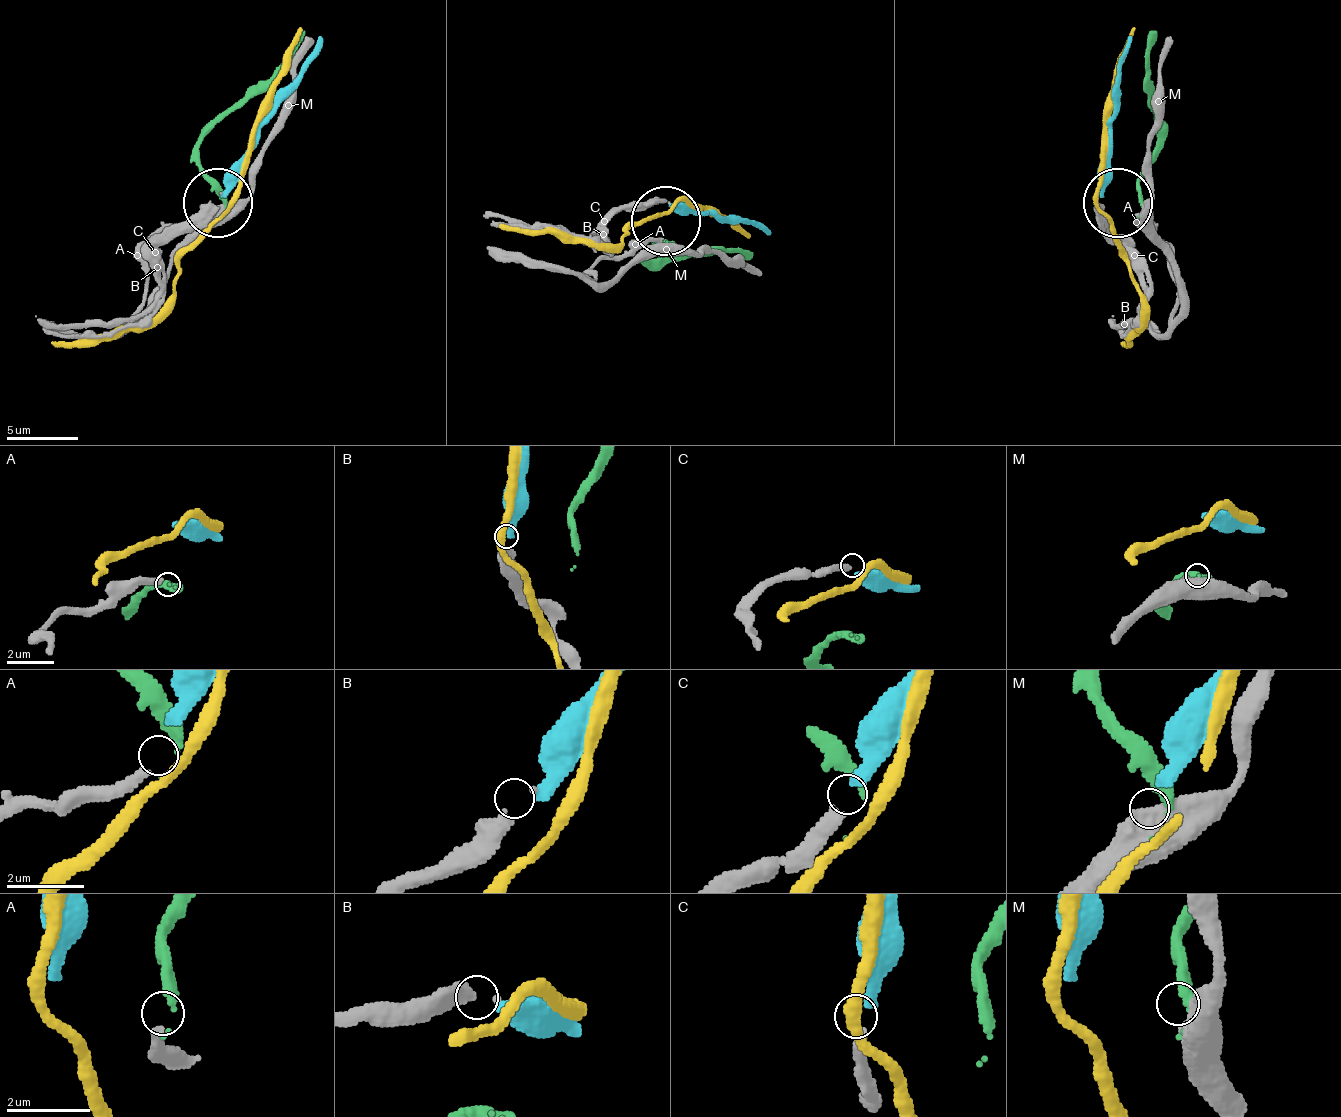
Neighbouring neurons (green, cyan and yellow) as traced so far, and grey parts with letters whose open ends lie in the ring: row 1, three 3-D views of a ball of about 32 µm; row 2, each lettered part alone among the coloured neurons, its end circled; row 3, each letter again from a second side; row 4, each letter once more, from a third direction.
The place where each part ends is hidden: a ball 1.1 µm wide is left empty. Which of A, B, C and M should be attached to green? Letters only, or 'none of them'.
none of them

